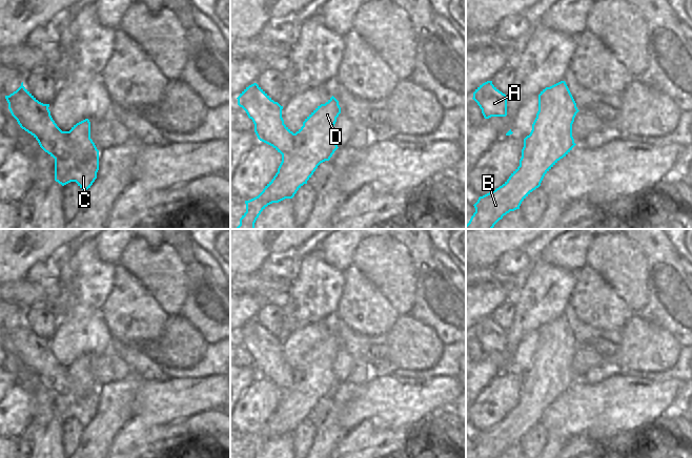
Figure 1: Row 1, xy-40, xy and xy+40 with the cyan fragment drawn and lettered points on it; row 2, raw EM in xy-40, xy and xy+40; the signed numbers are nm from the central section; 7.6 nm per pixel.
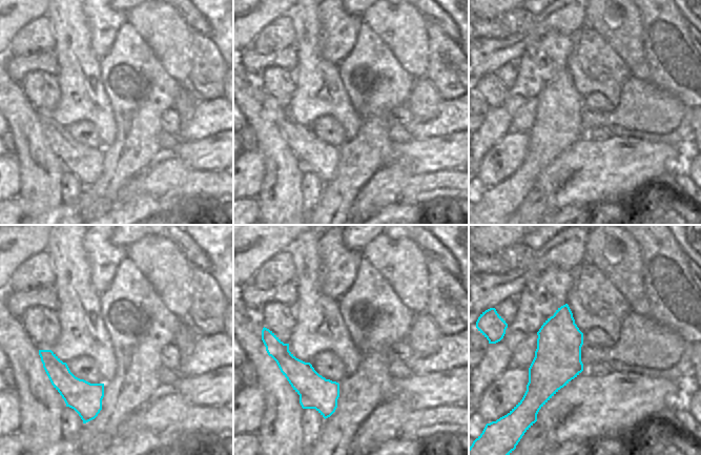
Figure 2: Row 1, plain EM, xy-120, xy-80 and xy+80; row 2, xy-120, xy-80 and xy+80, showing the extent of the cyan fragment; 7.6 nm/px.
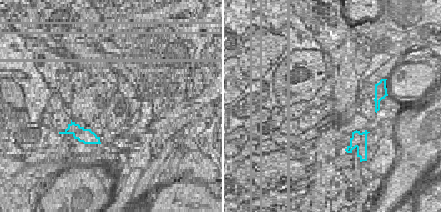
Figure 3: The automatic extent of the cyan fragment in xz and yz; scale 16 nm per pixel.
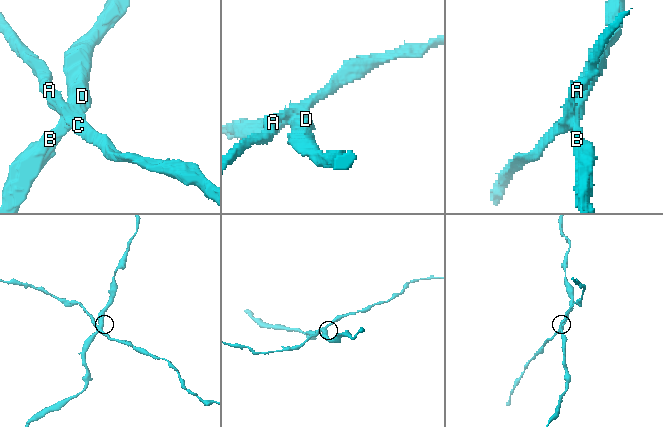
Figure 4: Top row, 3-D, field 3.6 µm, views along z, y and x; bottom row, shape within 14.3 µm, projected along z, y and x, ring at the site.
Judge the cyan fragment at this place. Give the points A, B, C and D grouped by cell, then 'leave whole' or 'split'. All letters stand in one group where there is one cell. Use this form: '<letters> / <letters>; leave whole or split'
A C / B D; split

